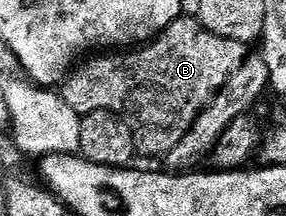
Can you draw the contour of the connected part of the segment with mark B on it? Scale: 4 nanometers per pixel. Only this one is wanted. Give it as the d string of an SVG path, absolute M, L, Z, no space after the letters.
M180 17L150 43L138 49L99 54L91 57L96 59L88 58L72 70L69 78L62 84L61 97L80 117L90 117L98 111L114 111L117 115L130 117L141 128L142 150L147 150L151 155L165 157L173 148L181 145L181 141L193 129L200 115L211 106L216 95L227 86L227 82L247 60L249 51L241 41L229 41L205 29L205 25L195 19Z

